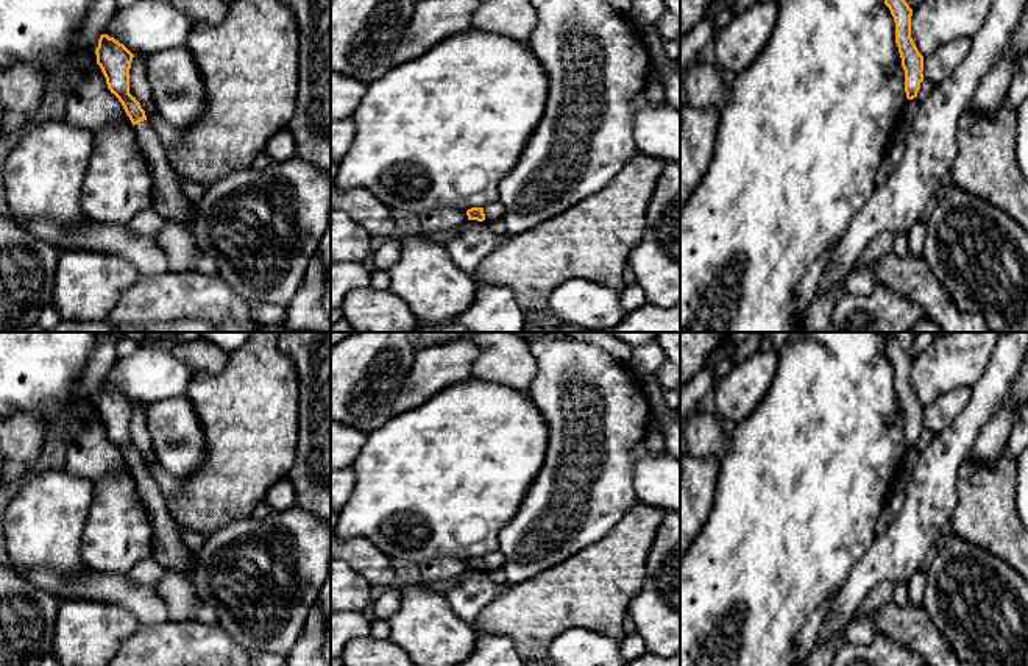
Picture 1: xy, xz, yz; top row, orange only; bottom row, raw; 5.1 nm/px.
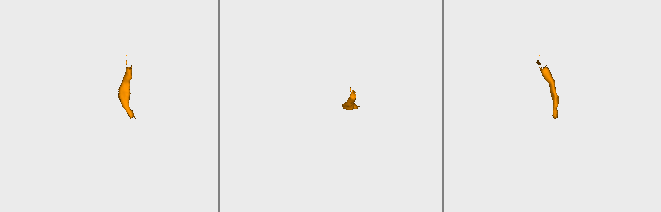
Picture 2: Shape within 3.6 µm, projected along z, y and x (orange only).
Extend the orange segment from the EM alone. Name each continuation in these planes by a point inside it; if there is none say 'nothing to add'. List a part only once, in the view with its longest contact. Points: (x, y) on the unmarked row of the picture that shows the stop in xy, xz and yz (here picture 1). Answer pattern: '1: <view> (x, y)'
1: xy (169, 549)

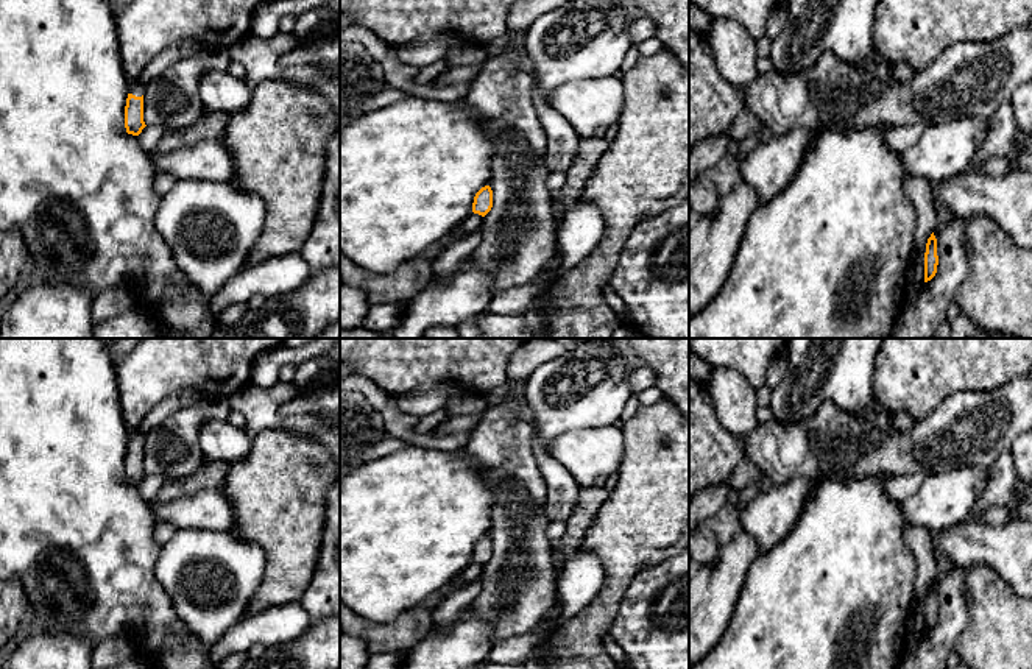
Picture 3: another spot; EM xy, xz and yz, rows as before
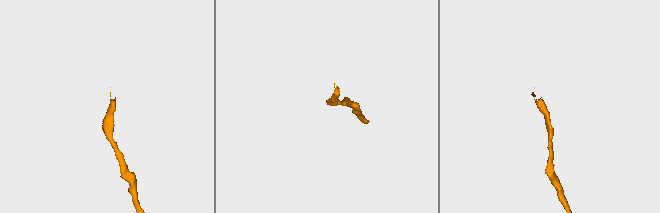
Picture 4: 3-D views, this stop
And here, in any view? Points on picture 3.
1: xy (136, 437)

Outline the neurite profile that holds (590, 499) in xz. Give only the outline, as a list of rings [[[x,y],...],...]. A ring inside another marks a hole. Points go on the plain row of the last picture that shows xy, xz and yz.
[[[596,485],[580,488],[577,505],[572,515],[564,521],[564,535],[552,544],[552,563],[557,574],[564,568],[566,560],[580,547],[580,543],[591,527],[597,511],[608,499],[611,490]]]

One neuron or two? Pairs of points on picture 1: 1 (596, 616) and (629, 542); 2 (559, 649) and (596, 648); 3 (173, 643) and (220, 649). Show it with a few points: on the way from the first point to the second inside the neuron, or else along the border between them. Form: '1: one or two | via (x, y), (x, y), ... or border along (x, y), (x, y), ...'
1: one | via (596, 598), (596, 585), (618, 560)
2: one | via (568, 649), (587, 649)
3: one | via (184, 646), (209, 648)

